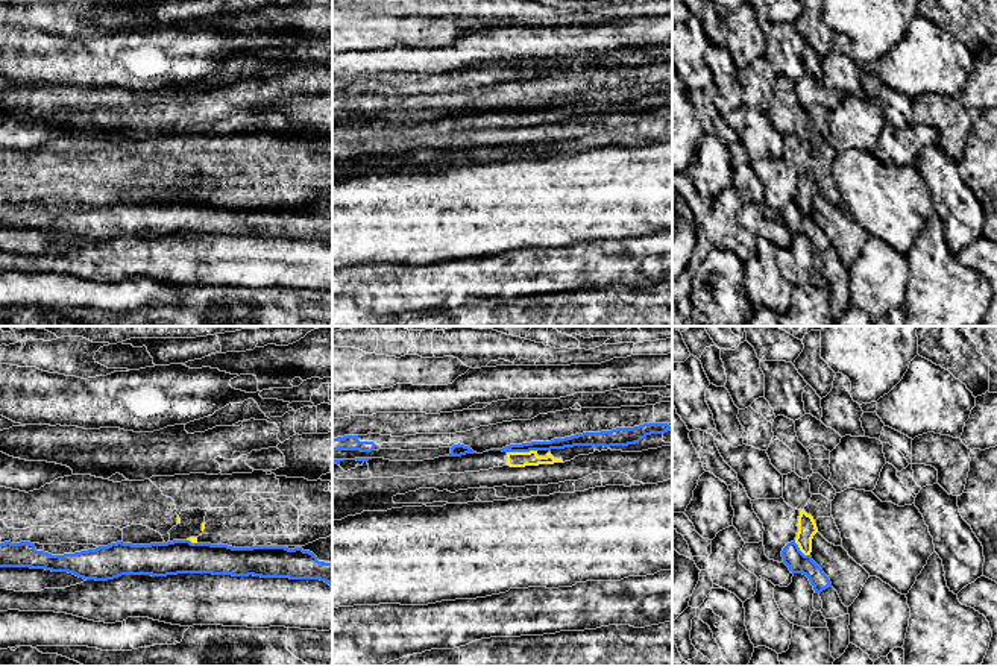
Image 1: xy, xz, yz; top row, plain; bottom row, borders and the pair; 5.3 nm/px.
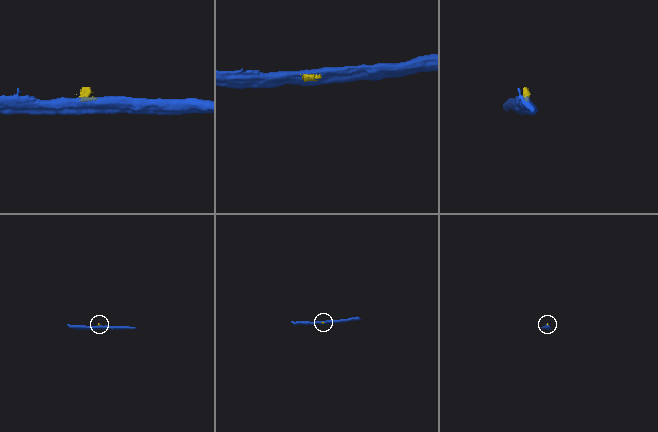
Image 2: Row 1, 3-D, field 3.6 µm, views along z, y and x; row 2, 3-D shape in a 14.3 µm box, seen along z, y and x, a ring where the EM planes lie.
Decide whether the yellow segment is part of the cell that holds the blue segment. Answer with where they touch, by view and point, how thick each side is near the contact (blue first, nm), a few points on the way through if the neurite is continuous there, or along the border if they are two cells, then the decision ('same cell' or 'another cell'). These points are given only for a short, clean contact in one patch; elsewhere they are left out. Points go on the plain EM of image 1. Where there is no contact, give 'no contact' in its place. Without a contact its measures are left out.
xz (521, 111) | 60/80 nm | along xz (536, 109), (507, 113) | another cell

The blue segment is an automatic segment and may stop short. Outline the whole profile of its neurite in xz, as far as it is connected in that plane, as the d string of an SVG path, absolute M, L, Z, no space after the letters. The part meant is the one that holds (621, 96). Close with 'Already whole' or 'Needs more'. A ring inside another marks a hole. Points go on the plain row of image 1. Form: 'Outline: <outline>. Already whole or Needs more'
Outline: M643 83L634 88L616 88L612 91L601 91L601 93L583 93L565 99L554 99L551 102L510 105L502 109L490 109L490 111L530 112L530 111L565 109L574 106L593 106L593 108L628 106L639 103L646 96L665 94L668 91L672 91L672 86L669 86L668 83Z. Already whole

